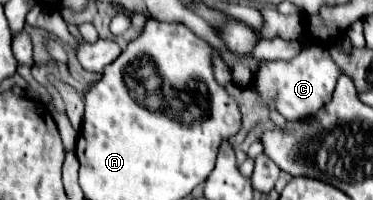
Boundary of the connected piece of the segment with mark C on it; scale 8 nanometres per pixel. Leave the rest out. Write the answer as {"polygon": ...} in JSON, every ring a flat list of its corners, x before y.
{"polygon":[[313,45,313,47,303,49,291,61,261,63,259,71,255,73,253,85,257,87,261,99,265,99,267,103,275,101,277,111,287,121,301,121,303,117,317,113,331,99,331,93,341,75,343,75,343,71,335,65,331,53,319,45]]}

